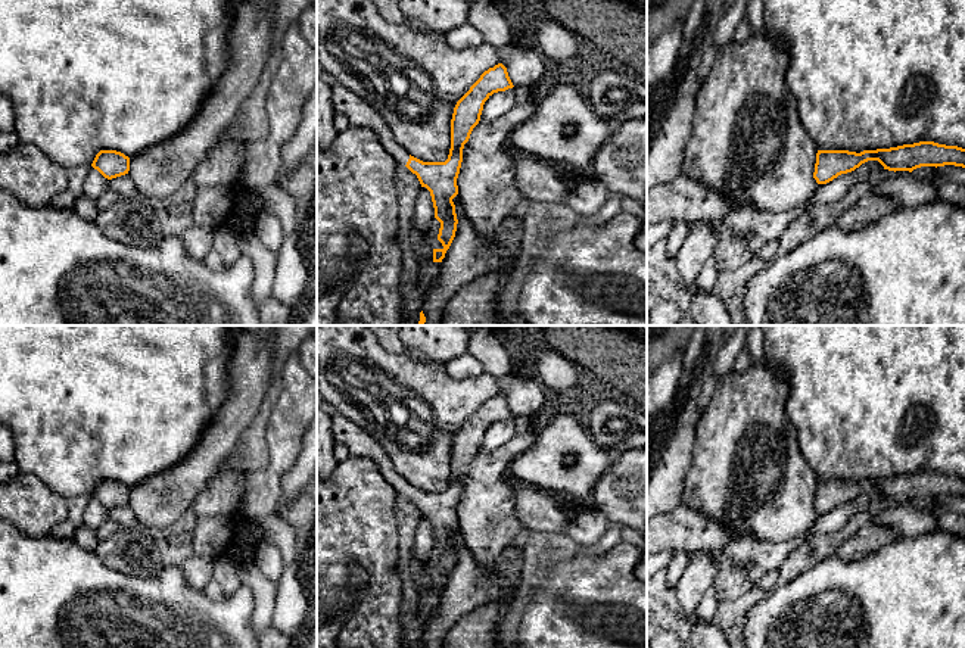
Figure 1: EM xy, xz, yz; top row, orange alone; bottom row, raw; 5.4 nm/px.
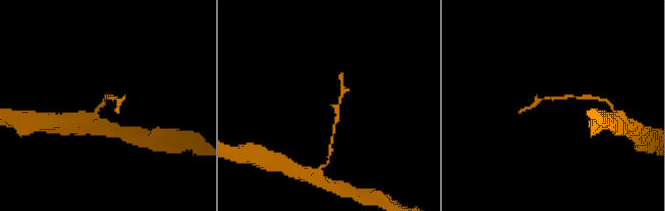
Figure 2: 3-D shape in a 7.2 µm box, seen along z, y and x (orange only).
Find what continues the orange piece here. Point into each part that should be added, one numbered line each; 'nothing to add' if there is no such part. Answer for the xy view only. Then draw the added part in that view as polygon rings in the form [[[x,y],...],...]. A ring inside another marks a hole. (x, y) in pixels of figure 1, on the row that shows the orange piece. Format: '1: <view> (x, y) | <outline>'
nothing to add

